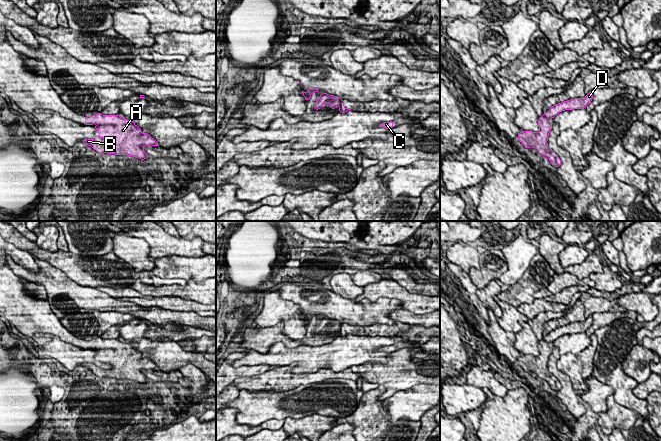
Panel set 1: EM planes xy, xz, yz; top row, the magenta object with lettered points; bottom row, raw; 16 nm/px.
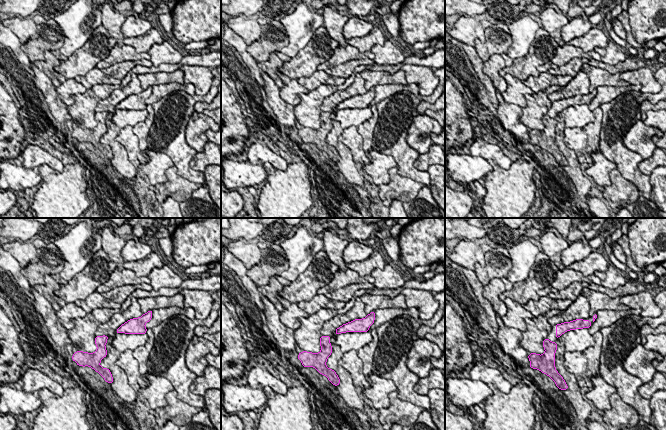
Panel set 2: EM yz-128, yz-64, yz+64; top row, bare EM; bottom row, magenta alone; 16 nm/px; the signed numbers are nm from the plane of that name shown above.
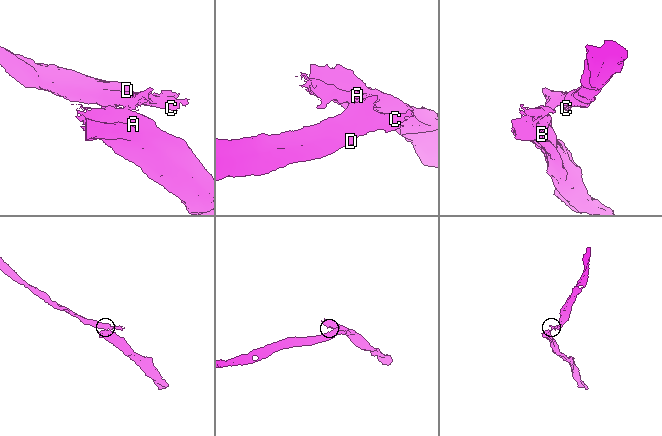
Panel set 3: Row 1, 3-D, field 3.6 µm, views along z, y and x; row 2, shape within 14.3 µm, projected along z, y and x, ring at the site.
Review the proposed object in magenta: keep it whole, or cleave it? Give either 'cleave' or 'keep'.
cleave

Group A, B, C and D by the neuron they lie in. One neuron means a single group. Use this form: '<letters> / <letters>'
A B / C D

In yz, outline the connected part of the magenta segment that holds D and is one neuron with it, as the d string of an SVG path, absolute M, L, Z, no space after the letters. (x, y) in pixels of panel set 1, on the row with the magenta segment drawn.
M590 91L584 98L574 98L561 103L558 103L549 108L546 113L543 113L543 116L547 119L554 118L557 114L565 110L573 109L585 109L588 104L591 103L593 99L593 93Z

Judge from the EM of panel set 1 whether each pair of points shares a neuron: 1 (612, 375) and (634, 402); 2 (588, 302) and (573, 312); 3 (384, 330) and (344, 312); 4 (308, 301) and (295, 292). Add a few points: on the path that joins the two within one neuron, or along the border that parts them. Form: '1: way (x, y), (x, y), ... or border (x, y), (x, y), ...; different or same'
1: way (619, 382), (627, 395); same
2: border (579, 299), (584, 307), (585, 318); different
3: border (351, 324), (391, 325); different
4: way (305, 298), (298, 294); same

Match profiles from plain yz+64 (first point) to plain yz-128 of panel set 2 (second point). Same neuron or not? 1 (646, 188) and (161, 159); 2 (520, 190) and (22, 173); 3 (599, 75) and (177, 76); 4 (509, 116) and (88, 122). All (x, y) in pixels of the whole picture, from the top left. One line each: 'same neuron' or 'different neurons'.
1: different neurons
2: different neurons
3: same neuron
4: different neurons

